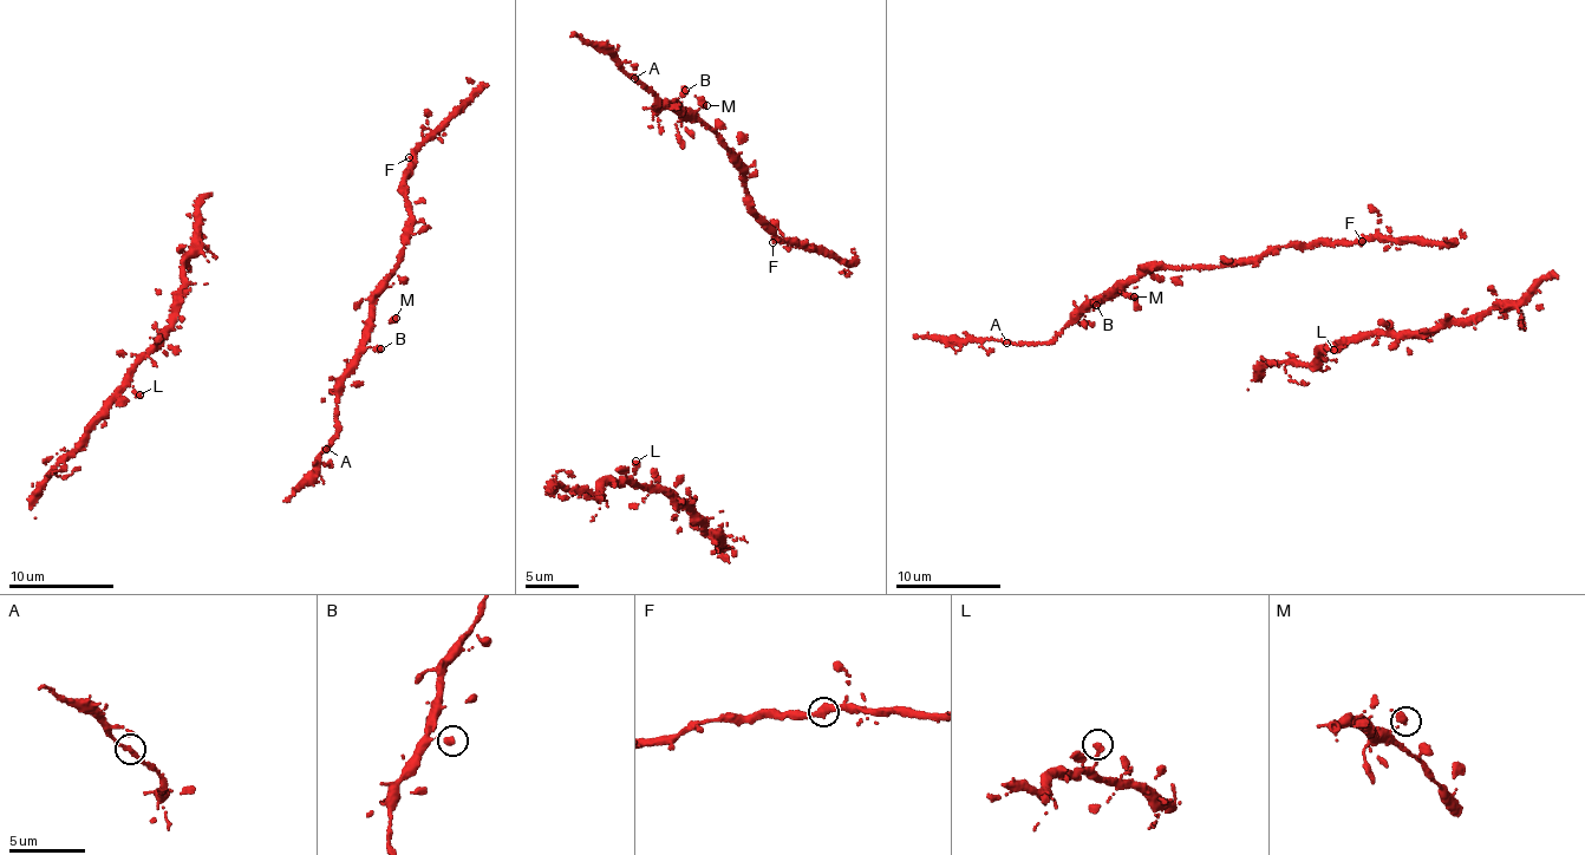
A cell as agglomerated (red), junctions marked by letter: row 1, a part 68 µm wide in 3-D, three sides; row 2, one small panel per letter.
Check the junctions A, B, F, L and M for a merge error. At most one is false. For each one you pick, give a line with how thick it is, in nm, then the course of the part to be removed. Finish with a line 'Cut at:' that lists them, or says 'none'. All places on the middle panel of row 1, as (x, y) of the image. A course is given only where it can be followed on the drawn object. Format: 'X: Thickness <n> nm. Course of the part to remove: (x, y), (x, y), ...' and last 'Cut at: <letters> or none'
Cut at: none

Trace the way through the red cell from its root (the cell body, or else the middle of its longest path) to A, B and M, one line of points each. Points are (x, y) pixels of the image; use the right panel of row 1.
A: (1362, 241), (1283, 247), (1219, 267), (1160, 267), (1076, 314), (1075, 322), (1048, 341), (1006, 343)
B: (1362, 241), (1283, 247), (1219, 267), (1161, 266), (1100, 298), (1096, 305)
M: (1362, 241), (1283, 247), (1219, 267), (1161, 266), (1117, 284), (1120, 292), (1134, 297)

